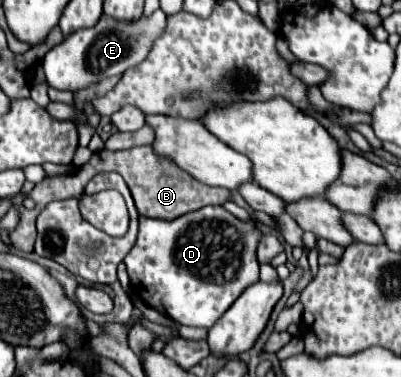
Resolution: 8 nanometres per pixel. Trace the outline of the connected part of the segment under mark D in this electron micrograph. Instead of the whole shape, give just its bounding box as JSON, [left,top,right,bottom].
[125,207,261,329]

